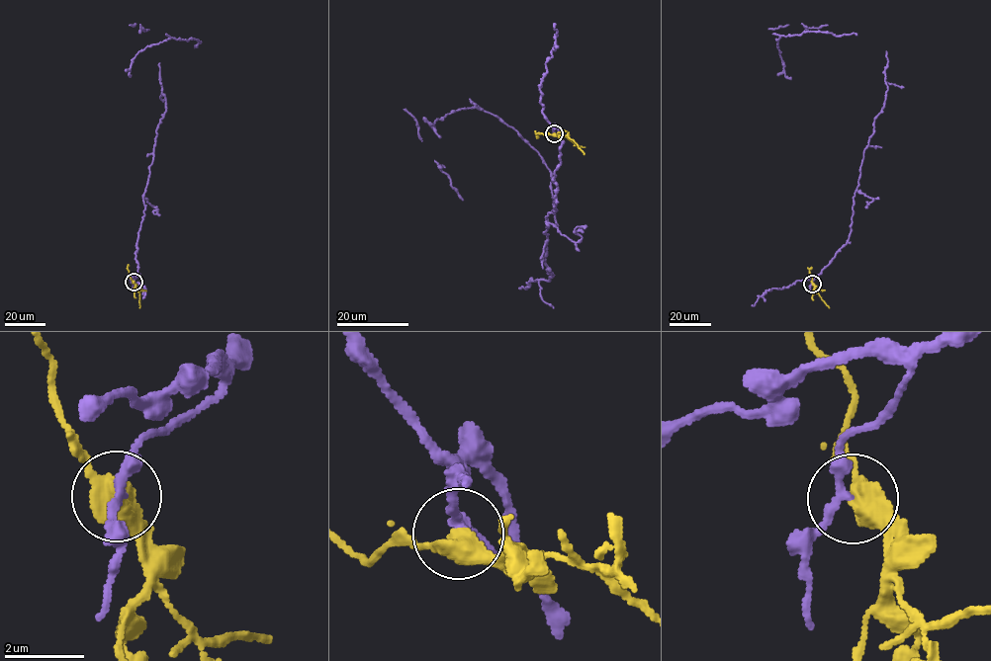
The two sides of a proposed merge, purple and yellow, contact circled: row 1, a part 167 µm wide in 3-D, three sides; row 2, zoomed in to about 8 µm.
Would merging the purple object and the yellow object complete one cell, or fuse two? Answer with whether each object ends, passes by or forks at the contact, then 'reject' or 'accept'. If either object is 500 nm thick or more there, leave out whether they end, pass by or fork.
reject

